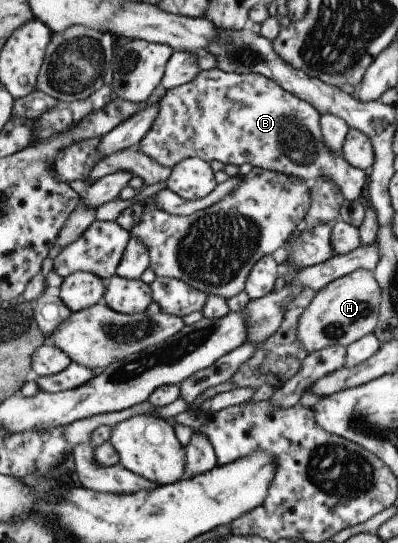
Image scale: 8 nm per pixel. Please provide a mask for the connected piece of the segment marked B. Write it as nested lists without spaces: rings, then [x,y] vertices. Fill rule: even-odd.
[[[217,67],[201,70],[191,81],[166,90],[157,104],[157,115],[135,149],[163,167],[171,169],[185,158],[199,158],[208,164],[210,161],[219,161],[223,165],[232,163],[237,167],[249,163],[252,167],[295,176],[305,182],[323,178],[333,182],[345,200],[356,200],[365,185],[363,170],[351,167],[342,152],[332,152],[323,143],[318,111],[309,102],[287,93],[264,75],[224,72]]]

